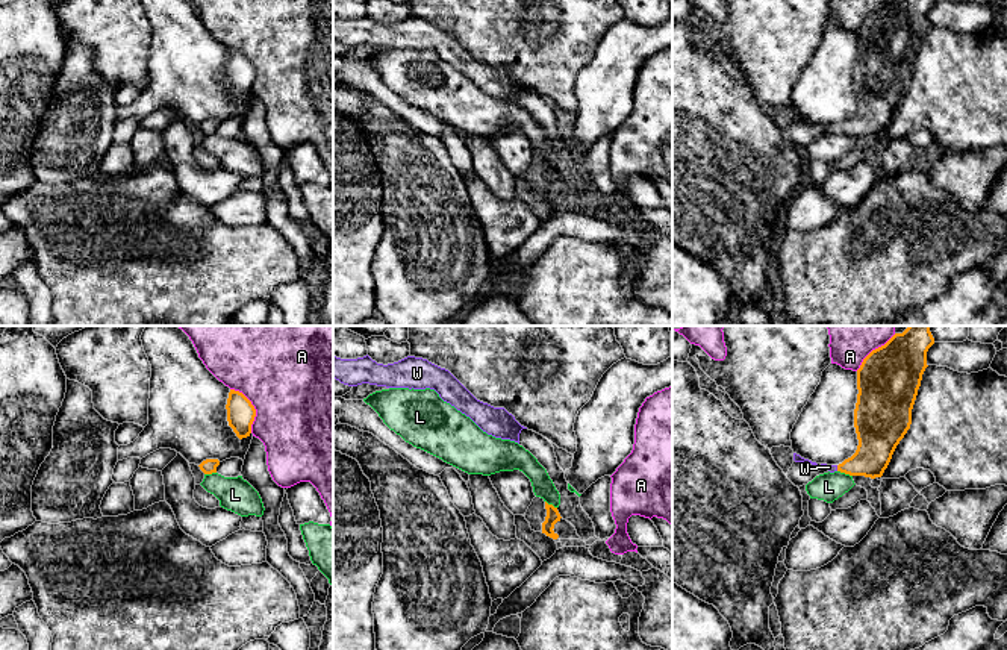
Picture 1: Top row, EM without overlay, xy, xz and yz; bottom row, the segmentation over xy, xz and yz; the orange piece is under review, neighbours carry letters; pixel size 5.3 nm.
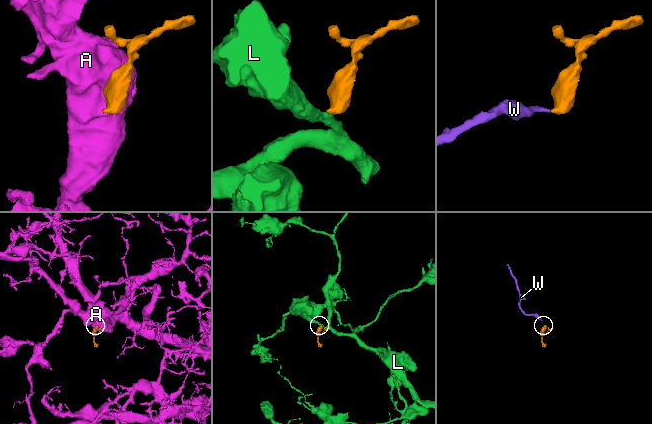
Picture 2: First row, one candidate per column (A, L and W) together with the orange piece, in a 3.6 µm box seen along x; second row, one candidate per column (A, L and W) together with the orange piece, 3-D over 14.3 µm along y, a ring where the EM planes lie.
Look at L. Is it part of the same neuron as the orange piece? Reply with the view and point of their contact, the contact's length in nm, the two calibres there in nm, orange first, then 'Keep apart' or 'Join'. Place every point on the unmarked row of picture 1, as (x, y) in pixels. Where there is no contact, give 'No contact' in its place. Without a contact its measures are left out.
Touches orange at yz (845, 134). Shared border 90 nm. Thickness 200 nm (orange) against 160 nm. Keep apart

